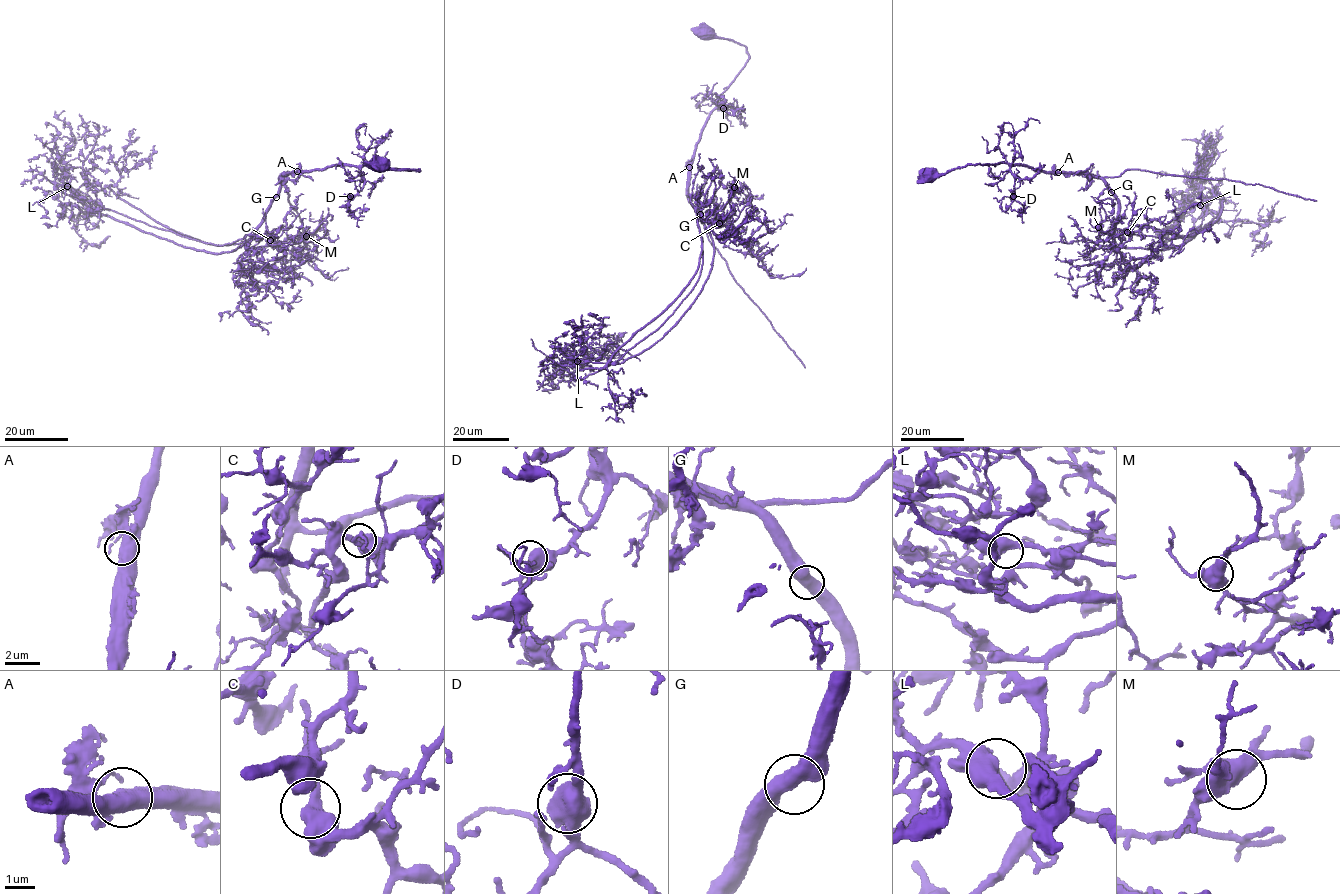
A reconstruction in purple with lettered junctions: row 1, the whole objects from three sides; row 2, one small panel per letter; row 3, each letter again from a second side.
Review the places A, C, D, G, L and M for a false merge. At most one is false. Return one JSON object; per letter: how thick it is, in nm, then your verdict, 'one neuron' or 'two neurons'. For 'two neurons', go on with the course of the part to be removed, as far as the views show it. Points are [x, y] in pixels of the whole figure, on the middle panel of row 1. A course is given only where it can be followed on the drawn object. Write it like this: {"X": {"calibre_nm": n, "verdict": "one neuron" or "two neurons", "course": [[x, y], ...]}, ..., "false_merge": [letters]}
{"A": {"calibre_nm": 600, "verdict": "two neurons", "course": [[688, 167], [687, 196], [703, 221], [708, 240], [726, 261], [733, 279], [805, 367]]}, "C": {"calibre_nm": 500, "verdict": "one neuron"}, "D": {"calibre_nm": 550, "verdict": "one neuron"}, "G": {"calibre_nm": 550, "verdict": "one neuron"}, "L": {"calibre_nm": 550, "verdict": "one neuron"}, "M": {"calibre_nm": 500, "verdict": "one neuron"}, "false_merge": ["A"]}

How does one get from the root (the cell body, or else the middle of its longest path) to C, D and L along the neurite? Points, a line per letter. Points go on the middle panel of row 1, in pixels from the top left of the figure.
C: (704, 31), (743, 45), (748, 56), (719, 97), (691, 164), (689, 203), (701, 221), (719, 219), (719, 223)
D: (704, 31), (740, 43), (748, 54), (745, 66), (719, 97), (718, 105), (729, 106), (723, 108)
L: (704, 31), (743, 45), (748, 60), (691, 164), (689, 203), (705, 220), (698, 269), (605, 366), (577, 361)

